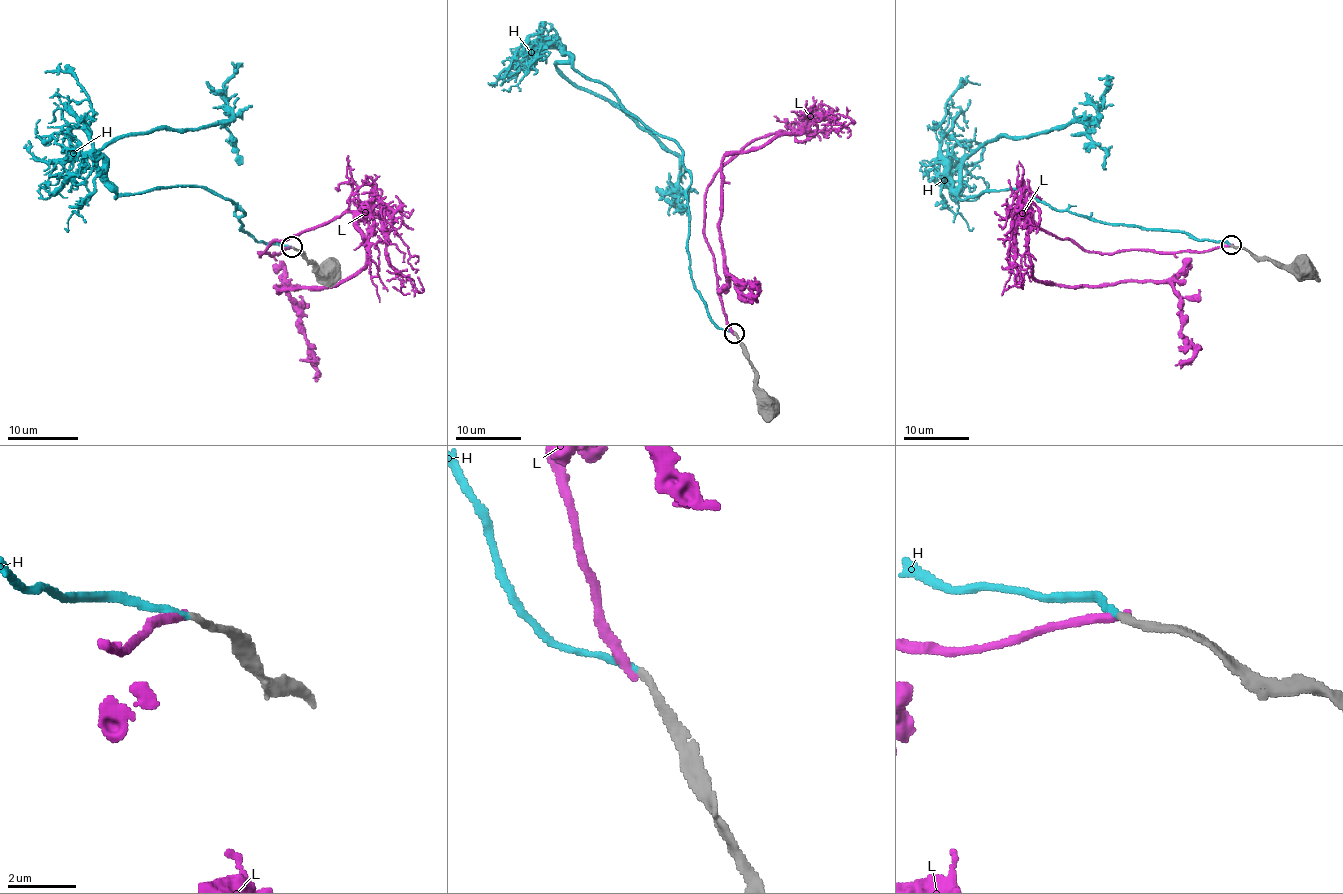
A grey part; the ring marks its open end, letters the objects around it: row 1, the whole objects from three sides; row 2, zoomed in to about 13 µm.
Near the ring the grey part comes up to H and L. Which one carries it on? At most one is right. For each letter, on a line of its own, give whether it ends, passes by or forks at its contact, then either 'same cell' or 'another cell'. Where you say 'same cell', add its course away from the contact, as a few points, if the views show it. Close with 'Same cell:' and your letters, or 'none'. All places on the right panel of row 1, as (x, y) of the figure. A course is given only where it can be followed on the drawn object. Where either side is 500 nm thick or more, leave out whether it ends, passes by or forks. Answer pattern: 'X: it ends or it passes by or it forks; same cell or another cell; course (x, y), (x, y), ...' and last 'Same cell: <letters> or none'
H: it ends; same cell; course (1230, 244), (1089, 220), (1027, 189), (957, 195), (974, 150), (1086, 122), (1107, 75)
L: it ends; another cell
Same cell: H

